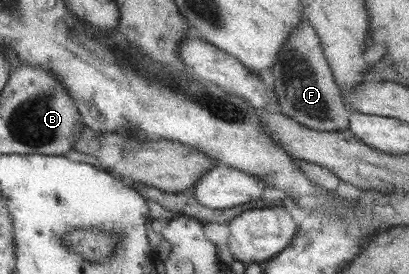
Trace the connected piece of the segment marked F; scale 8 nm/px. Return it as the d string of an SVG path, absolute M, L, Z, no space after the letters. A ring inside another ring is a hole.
M301 17L297 28L285 38L281 52L277 52L277 60L271 65L270 84L280 106L279 112L311 130L321 132L342 131L349 128L351 111L342 100L342 94L333 80L330 66L327 66L321 52L319 38L309 22ZM283 78L283 80L281 80Z

